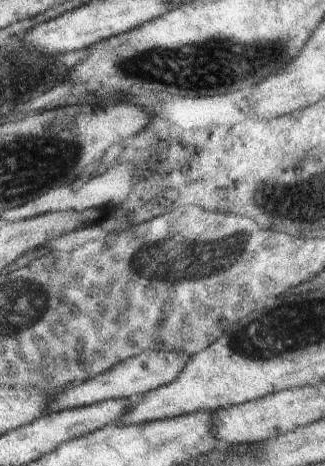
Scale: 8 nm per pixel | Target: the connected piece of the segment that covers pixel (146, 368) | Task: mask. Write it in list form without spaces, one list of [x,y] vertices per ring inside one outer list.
[[[140,352],[138,356],[132,356],[132,360],[120,360],[120,364],[108,368],[108,372],[100,372],[100,376],[92,376],[92,380],[84,380],[84,384],[74,384],[72,388],[52,393],[54,398],[50,410],[62,411],[106,400],[142,397],[176,380],[176,376],[186,368],[188,362],[190,362],[190,354],[184,352]]]

